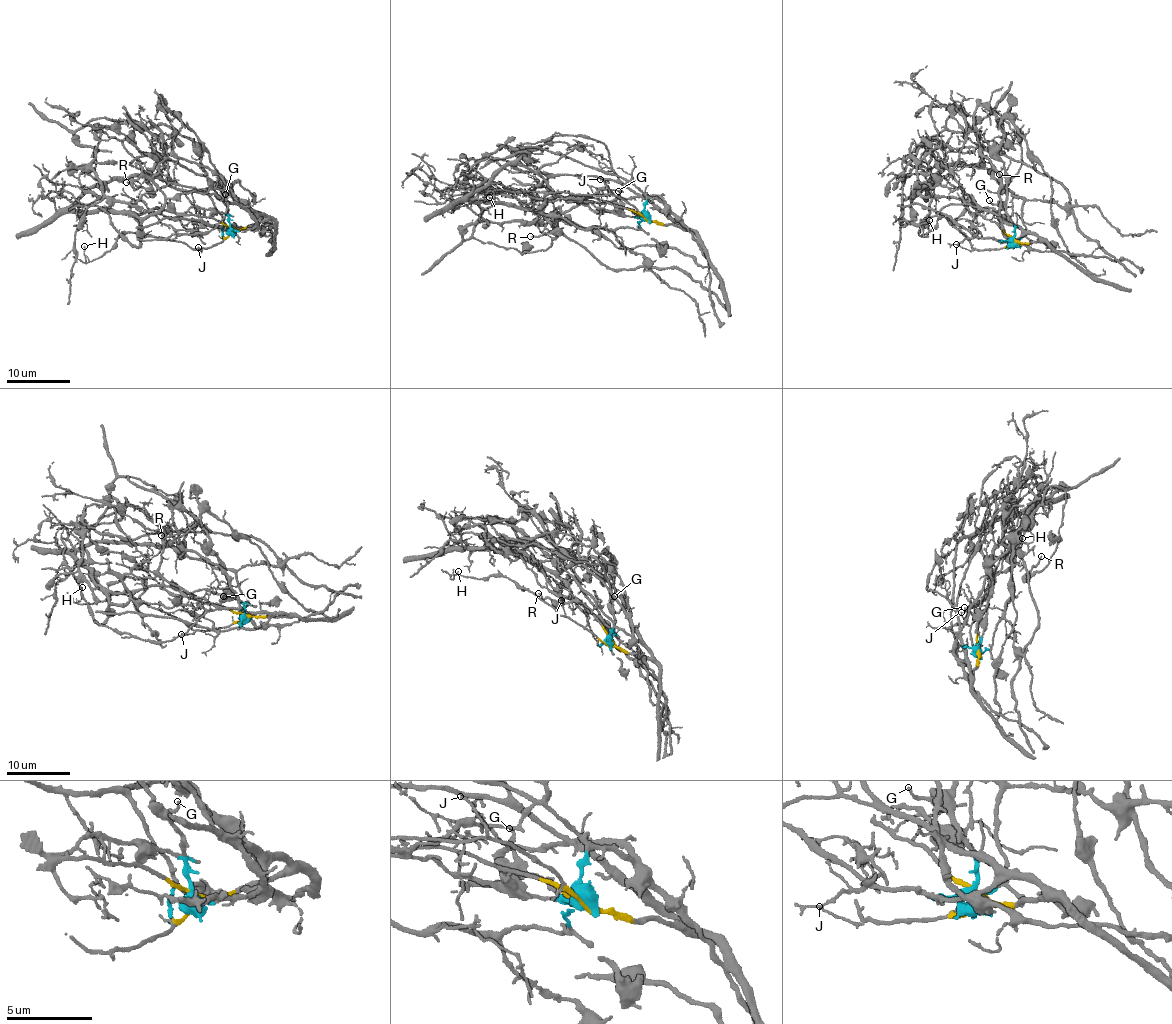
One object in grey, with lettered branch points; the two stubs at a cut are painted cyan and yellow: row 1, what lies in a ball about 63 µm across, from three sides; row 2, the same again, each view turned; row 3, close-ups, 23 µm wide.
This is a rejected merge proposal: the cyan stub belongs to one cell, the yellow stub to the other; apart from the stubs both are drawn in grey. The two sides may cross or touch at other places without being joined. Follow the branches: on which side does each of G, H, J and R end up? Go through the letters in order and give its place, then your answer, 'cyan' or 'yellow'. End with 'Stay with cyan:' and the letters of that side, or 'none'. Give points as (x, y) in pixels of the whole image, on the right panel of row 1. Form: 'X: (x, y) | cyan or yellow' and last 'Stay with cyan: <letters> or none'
G: (989, 200) | cyan
H: (929, 220) | yellow
J: (956, 244) | yellow
R: (999, 174) | cyan
Stay with cyan: G, R

